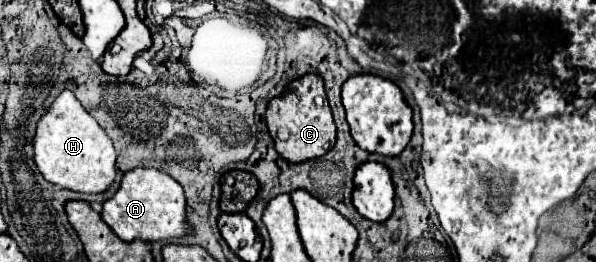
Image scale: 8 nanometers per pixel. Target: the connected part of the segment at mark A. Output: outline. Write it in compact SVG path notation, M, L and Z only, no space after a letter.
M134 168L126 172L114 198L102 204L102 218L124 242L156 242L194 234L186 220L186 196L182 186L168 174L154 168Z

